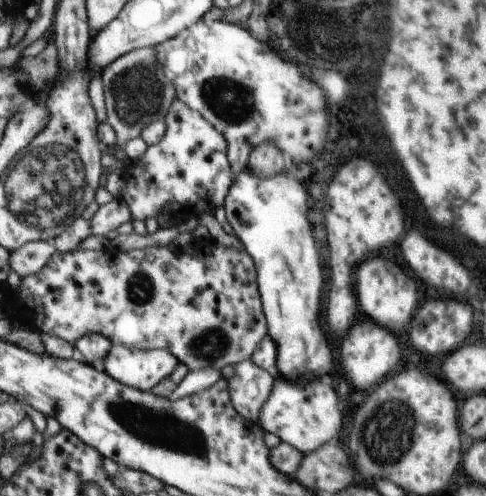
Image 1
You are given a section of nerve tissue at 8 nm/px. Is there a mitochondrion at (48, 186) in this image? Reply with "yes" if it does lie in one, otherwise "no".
yes

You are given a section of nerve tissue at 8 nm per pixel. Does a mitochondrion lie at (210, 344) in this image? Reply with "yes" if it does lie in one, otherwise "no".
yes

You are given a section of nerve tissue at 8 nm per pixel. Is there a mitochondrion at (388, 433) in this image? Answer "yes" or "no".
yes

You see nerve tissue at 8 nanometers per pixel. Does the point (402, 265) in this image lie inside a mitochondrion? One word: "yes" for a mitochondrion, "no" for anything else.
no

